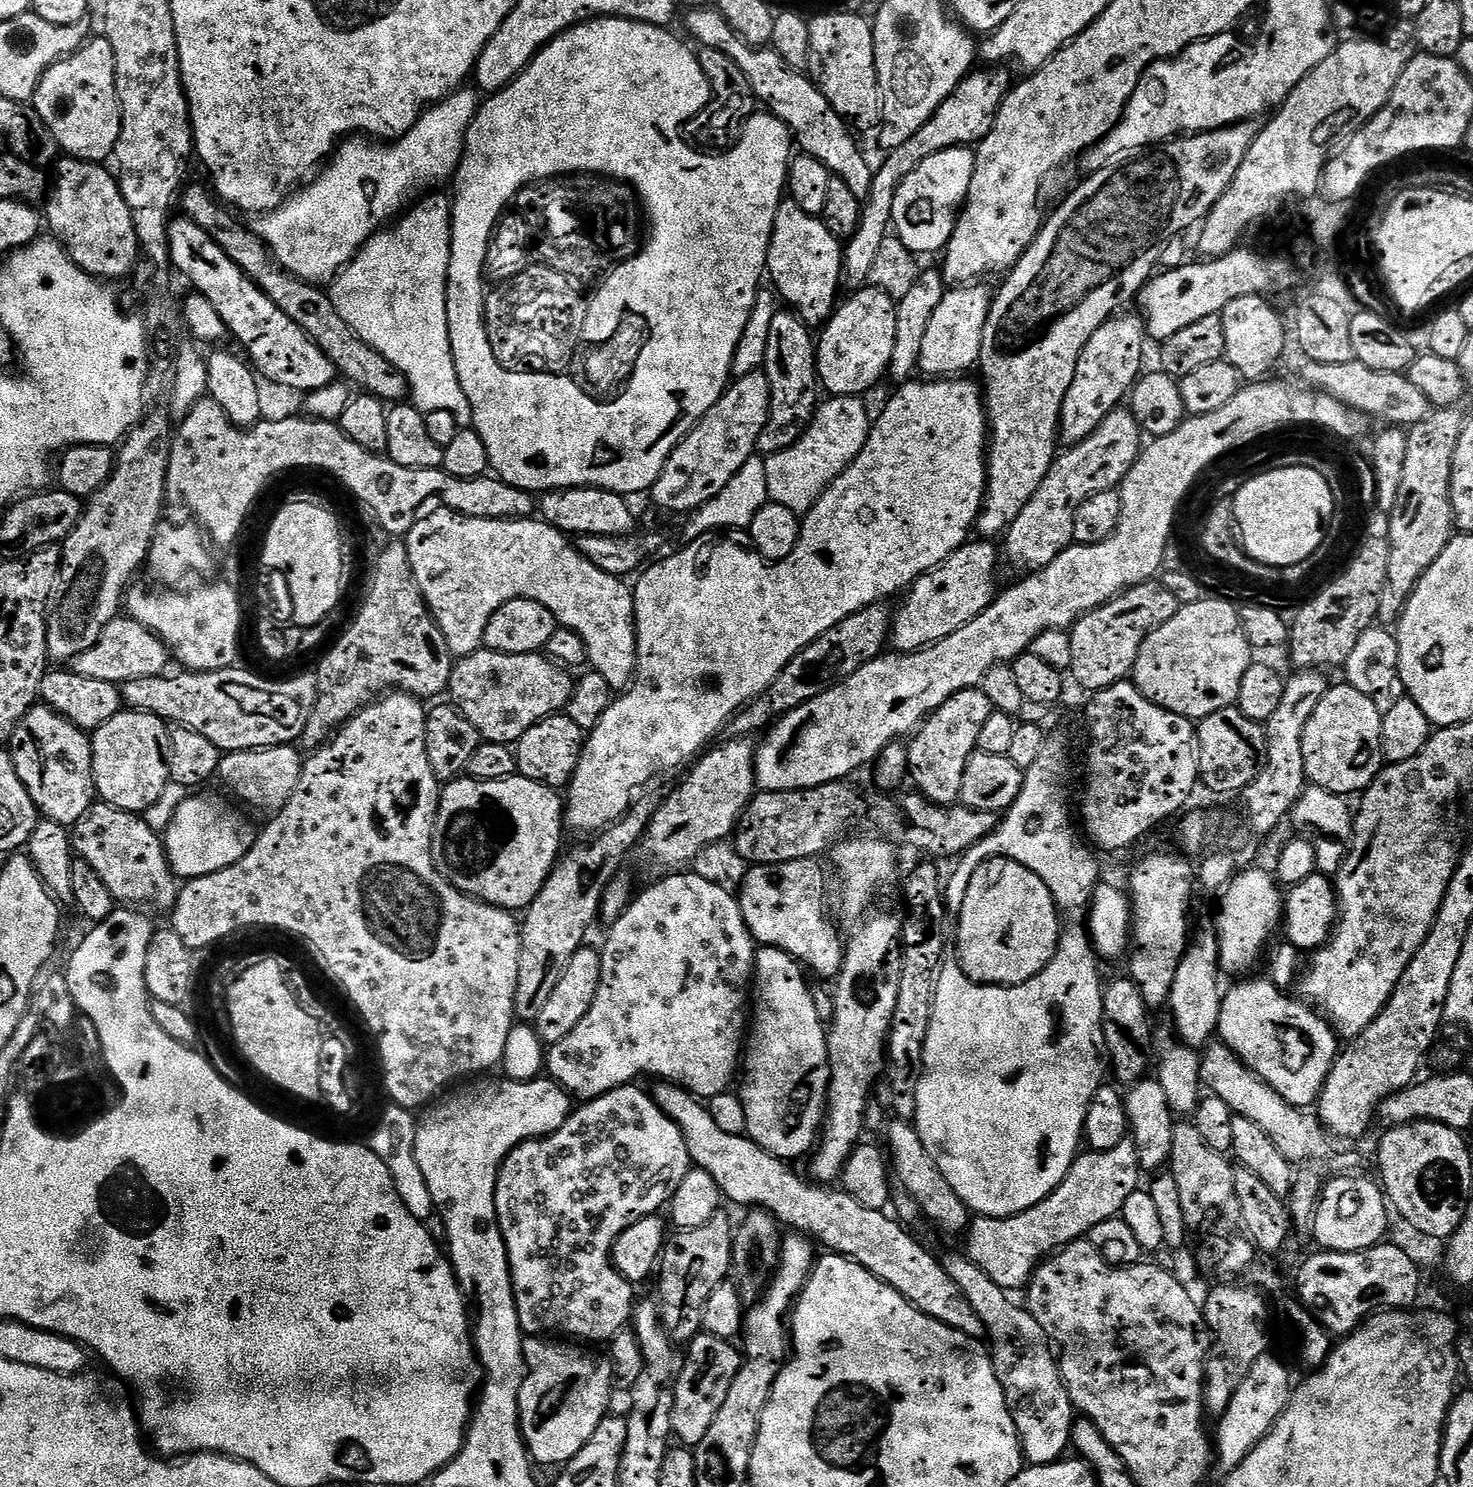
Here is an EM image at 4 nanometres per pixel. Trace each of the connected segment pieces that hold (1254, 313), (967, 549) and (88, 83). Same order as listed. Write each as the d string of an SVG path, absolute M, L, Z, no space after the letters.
M1267 295L1234 298L1230 306L1220 313L1226 333L1224 359L1238 370L1241 381L1259 382L1273 375L1272 367L1284 356L1284 347L1290 344L1290 332L1284 329L1280 312L1271 304Z
M965 542L937 568L919 576L903 597L904 606L895 613L890 637L894 648L896 644L897 653L918 652L922 648L929 648L931 644L942 642L942 638L950 638L954 630L962 630L962 626L974 622L974 618L978 618L978 614L982 614L996 599L997 545L995 548L992 542L972 543Z
M89 39L65 60L51 64L44 71L30 103L69 157L104 162L115 153L120 137L120 103L116 93L114 50L108 39L99 39Z

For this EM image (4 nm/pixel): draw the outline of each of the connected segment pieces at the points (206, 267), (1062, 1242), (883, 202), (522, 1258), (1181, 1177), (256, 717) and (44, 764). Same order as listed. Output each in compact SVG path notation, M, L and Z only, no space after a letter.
M183 214L169 219L168 245L171 267L177 268L196 287L193 289L218 310L218 318L222 318L228 327L231 339L236 339L245 348L247 359L261 377L294 386L305 394L330 386L337 379L337 368L305 334L302 326L278 310L278 306L266 298L264 291L228 257L218 242L214 242L210 233L202 230L202 226Z
M1131 1138L1118 1142L1114 1150L1085 1151L1077 1155L1060 1185L1045 1200L1030 1206L1030 1210L1013 1216L977 1215L966 1229L966 1254L982 1266L998 1286L1006 1290L1027 1289L1036 1267L1053 1252L1085 1239L1098 1222L1117 1219L1123 1213L1126 1198L1141 1187L1140 1176L1138 1150Z
M996 66L993 67L991 70L984 70L988 72L979 72L979 70L973 71L971 74L965 76L964 81L953 92L950 93L946 97L946 99L942 102L942 106L938 106L938 110L936 113L925 122L922 126L922 130L918 130L918 134L914 134L914 138L906 138L906 142L902 142L902 146L898 146L897 148L891 149L887 153L888 161L885 162L881 168L877 167L875 169L874 175L872 177L872 193L869 198L863 201L864 206L864 213L862 214L862 222L858 226L858 230L853 234L851 240L847 241L846 247L844 248L844 276L846 277L846 284L849 289L855 290L857 288L863 288L865 285L869 283L868 275L870 274L870 270L874 266L874 258L878 258L878 250L882 247L882 242L885 240L886 237L890 234L890 229L888 228L891 226L893 227L894 224L894 213L897 211L898 208L898 193L900 191L900 183L903 182L904 179L909 176L911 172L914 170L918 170L918 166L922 166L922 162L926 162L926 158L934 158L934 154L938 154L942 150L950 150L951 148L963 148L965 146L976 146L979 145L981 140L984 140L991 132L992 127L996 122L996 115L998 114L998 110L1001 106L1004 105L1004 100L1007 99L1010 89L1013 87L1014 79L1012 80L1012 76L1008 73L1009 69L1004 66Z
M635 1083L623 1084L621 1088L610 1090L598 1098L581 1103L573 1111L572 1116L558 1130L549 1136L541 1136L539 1140L523 1140L511 1154L504 1159L500 1166L500 1176L496 1180L496 1213L498 1214L498 1226L502 1230L502 1238L506 1242L506 1254L508 1265L512 1275L512 1289L514 1290L514 1302L520 1319L520 1330L525 1334L540 1338L545 1334L561 1332L561 1337L577 1336L580 1340L593 1340L594 1343L611 1342L614 1334L625 1331L629 1327L634 1311L634 1299L632 1292L634 1285L617 1268L612 1265L612 1247L618 1242L620 1235L634 1222L638 1222L647 1216L657 1215L660 1207L671 1201L673 1194L682 1186L682 1178L690 1171L690 1161L686 1142L682 1138L682 1130L672 1119L656 1105L655 1099L648 1096L642 1089L636 1088Z
M1177 1122L1174 1126L1174 1143L1170 1146L1170 1158L1167 1167L1174 1182L1178 1182L1178 1194L1182 1201L1182 1214L1189 1229L1200 1228L1212 1212L1236 1212L1234 1194L1234 1164L1225 1153L1214 1150L1202 1139L1195 1123Z
M241 666L220 668L217 672L181 671L181 676L161 674L150 678L134 678L122 686L122 700L129 709L149 712L172 726L189 728L214 742L221 753L241 752L255 748L273 748L279 744L295 745L306 730L306 722L316 705L316 677L296 676L293 680L267 680Z
M34 706L14 730L10 741L14 770L45 821L74 826L87 816L97 799L92 777L92 742L89 733L54 710Z

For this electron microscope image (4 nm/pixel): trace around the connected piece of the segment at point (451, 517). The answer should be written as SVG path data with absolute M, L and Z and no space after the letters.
M440 506L437 512L430 512L421 515L420 521L408 531L406 543L408 545L408 553L410 554L410 566L414 570L418 586L422 590L424 601L428 604L428 609L432 612L433 616L436 617L436 625L442 630L453 657L473 656L475 652L481 651L484 635L486 634L486 622L490 622L492 615L502 606L506 606L506 602L511 600L536 600L542 606L546 606L546 610L550 610L550 614L554 614L559 627L574 630L584 639L584 644L588 650L588 664L591 671L602 674L602 678L606 678L606 682L610 682L613 693L623 694L627 692L628 687L636 679L636 602L633 589L629 585L627 588L624 585L627 583L621 577L606 574L606 570L598 570L598 566L594 566L594 562L590 562L577 551L575 543L565 533L561 532L559 528L550 526L545 520L539 518L529 518L527 520L474 518L473 516L464 516L460 512L454 512L447 506Z

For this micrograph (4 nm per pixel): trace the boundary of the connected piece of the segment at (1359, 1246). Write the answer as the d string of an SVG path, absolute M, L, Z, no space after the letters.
M1336 1174L1325 1183L1311 1235L1321 1249L1330 1252L1361 1252L1385 1239L1388 1232L1390 1204L1383 1187L1375 1179L1360 1174Z

